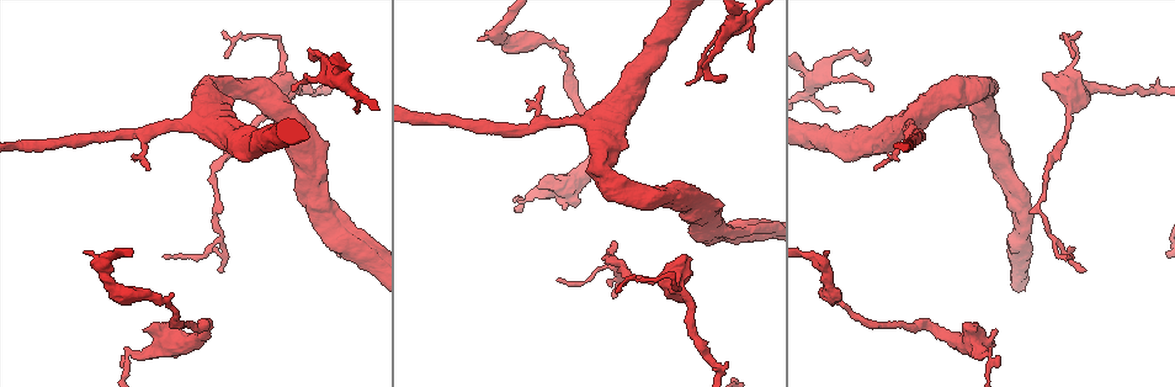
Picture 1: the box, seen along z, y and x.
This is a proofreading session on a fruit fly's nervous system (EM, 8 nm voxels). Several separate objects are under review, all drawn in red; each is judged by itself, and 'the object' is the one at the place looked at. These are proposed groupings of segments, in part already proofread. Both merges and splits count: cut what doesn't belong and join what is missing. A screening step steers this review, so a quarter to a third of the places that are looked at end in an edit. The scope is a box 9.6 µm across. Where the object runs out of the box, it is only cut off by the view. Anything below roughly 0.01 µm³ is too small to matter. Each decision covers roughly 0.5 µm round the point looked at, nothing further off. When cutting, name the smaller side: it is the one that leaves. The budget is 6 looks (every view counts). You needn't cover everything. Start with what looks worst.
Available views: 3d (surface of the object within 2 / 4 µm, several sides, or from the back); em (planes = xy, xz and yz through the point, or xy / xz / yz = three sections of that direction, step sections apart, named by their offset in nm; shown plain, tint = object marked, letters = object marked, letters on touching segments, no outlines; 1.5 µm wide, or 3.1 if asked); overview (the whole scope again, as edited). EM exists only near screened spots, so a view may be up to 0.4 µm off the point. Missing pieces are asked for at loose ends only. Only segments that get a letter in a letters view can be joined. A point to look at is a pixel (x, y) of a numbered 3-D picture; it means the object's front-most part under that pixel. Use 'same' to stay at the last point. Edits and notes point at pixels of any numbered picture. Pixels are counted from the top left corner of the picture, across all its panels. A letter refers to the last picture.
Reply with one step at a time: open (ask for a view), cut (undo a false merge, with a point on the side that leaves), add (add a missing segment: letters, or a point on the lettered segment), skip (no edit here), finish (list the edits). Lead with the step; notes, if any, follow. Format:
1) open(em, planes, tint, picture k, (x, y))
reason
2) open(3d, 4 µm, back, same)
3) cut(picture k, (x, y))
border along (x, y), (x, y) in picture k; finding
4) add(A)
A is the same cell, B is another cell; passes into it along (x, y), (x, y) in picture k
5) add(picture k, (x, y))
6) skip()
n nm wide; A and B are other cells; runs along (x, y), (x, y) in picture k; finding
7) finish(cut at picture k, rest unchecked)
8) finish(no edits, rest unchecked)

open(3d, 2 µm, picture 1, (872, 90))
free end

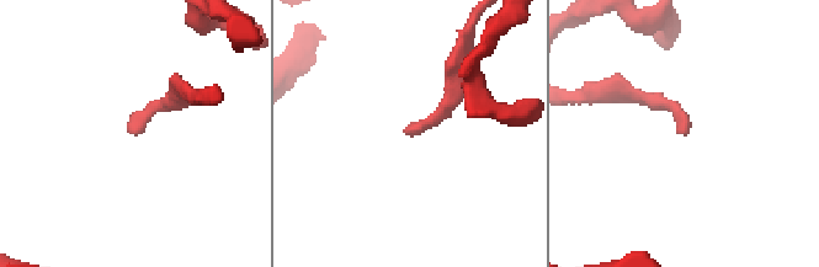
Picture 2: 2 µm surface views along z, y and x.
open(em, planes, letters, picture 2, (404, 130))

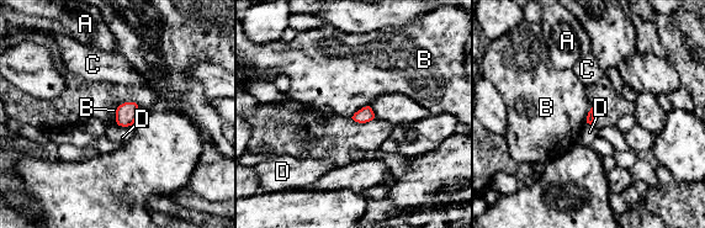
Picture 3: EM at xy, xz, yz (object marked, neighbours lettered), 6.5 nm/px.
skip()
A, B, C and D are other cells; border along (369, 105), (359, 109), (350, 117) in picture 3; none of them fits

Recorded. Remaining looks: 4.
open(em, xy, step 8, tint, picture 1, (815, 78))
calibre changes

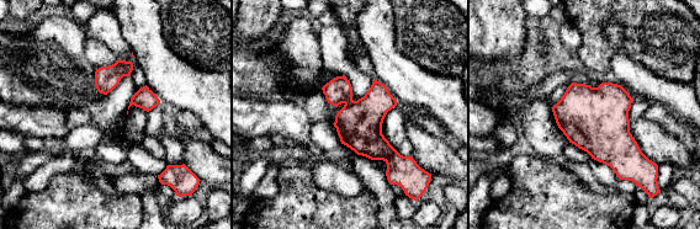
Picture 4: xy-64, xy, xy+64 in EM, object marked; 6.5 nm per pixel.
open(em, xy, step 8, letters, same)
see the neighbours

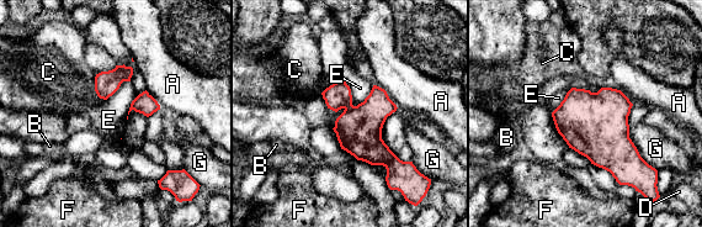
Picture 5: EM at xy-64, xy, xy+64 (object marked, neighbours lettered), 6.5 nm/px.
skip()
A, B, C, D, E, F and G are other cells; border along (628, 128), (628, 136), (642, 158) in picture 5; continuous, no second neuron

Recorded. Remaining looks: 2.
open(em, planes, letters, picture 1, (1069, 247))
an open end

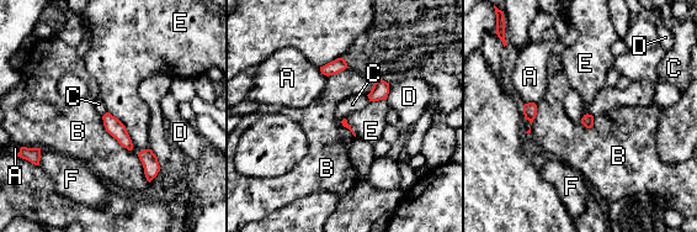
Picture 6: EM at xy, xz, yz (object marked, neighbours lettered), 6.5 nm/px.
skip()
A, B, C, D, E and F are other cells; no lettered segment goes on from it

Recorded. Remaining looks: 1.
finish(no edits, rest unchecked)

